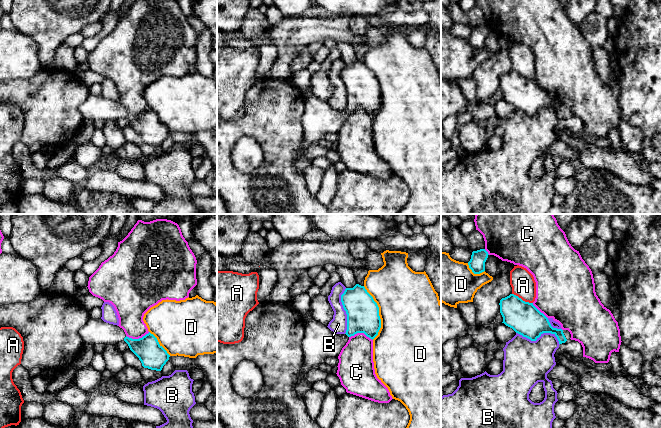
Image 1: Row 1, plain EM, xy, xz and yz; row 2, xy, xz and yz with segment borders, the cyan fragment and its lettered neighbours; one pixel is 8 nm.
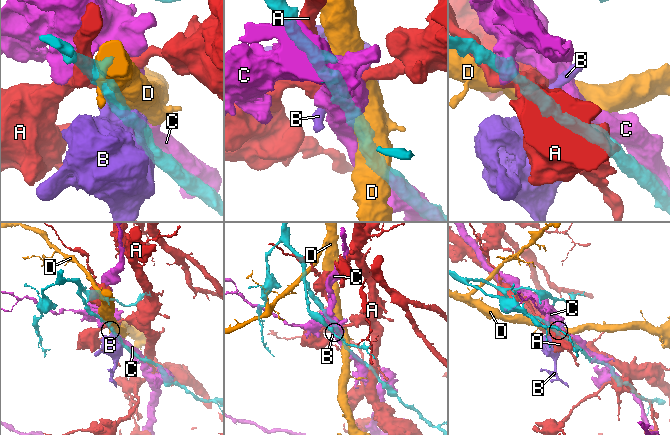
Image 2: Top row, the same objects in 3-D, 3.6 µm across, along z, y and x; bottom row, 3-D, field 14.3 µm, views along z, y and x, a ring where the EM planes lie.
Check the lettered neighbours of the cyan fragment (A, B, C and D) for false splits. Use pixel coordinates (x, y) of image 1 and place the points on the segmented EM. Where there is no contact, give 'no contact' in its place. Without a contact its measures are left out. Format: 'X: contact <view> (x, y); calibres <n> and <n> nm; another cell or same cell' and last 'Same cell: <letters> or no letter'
A: contact yz (521, 299); calibres 260 and 190 nm; another cell
B: contact yz (540, 335); calibres 260 and 360 nm; another cell
C: contact xz (361, 332); calibres 260 and 280 nm; another cell
D: contact xz (378, 313); calibres 260 and 480 nm; another cell
Same cell: no letter

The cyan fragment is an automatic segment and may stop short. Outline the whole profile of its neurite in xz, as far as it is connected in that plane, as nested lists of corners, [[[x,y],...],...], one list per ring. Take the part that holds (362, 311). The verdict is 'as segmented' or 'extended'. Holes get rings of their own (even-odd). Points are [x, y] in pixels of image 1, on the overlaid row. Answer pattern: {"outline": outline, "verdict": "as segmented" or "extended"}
{"outline": [[[356,284],[353,288],[346,288],[341,302],[347,314],[345,334],[336,334],[314,319],[304,320],[304,364],[295,387],[302,399],[312,389],[312,383],[306,379],[310,370],[318,369],[326,358],[338,357],[351,336],[364,333],[373,340],[381,328],[379,307],[364,286]]], "verdict": "extended"}

